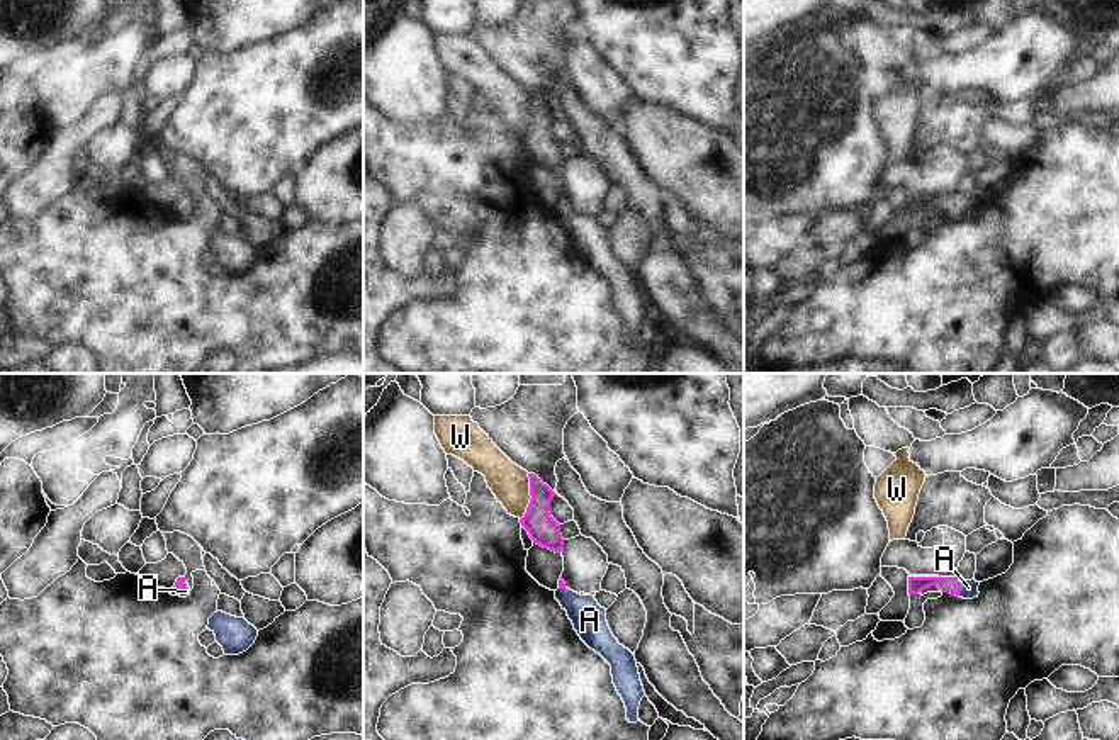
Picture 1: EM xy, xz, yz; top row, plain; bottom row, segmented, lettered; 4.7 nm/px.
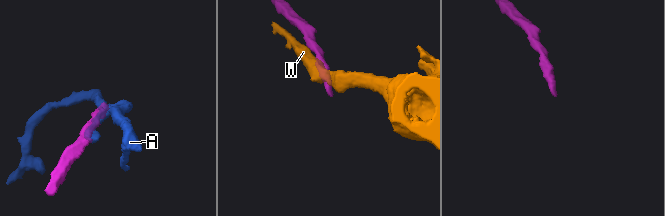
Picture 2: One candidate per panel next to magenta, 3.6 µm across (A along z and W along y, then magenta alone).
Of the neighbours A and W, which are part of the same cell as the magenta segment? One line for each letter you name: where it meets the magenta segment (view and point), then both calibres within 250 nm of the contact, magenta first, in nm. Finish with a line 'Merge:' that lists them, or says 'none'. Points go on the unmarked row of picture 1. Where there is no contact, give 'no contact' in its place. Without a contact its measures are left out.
A: contact yz (960, 207); calibres 80 and 80 nm
Merge: A

